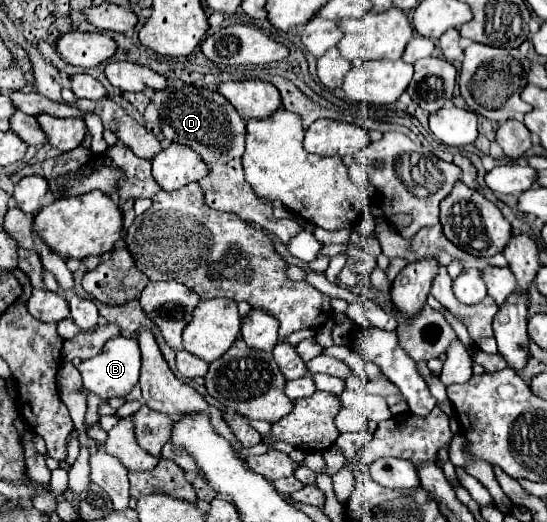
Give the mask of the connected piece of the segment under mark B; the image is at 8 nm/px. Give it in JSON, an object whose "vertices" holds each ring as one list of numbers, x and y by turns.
{"vertices":[[115,336,107,340,103,350,95,358,85,360,77,366,77,370,83,376,83,386,107,400,113,396,127,396,131,388,139,382,139,368,141,368,141,354,137,340,133,336]]}

